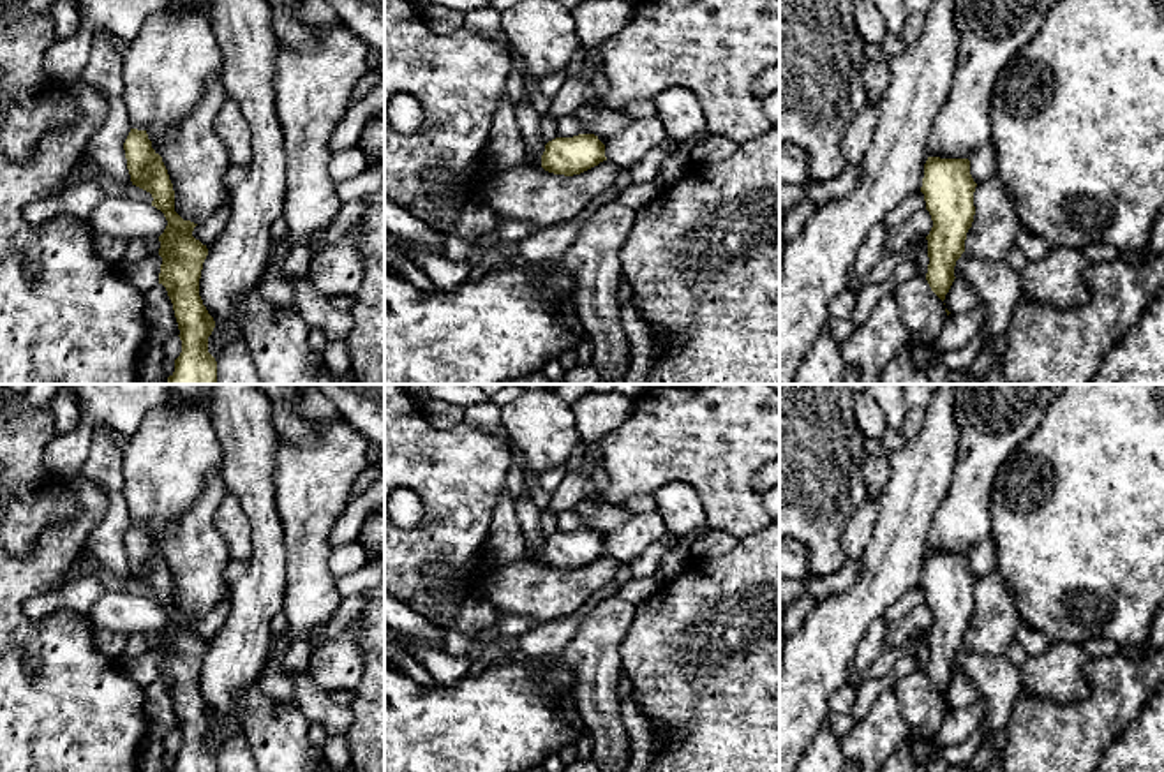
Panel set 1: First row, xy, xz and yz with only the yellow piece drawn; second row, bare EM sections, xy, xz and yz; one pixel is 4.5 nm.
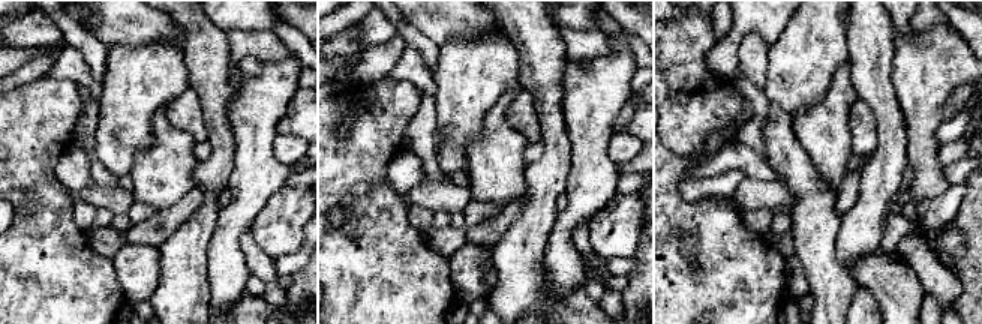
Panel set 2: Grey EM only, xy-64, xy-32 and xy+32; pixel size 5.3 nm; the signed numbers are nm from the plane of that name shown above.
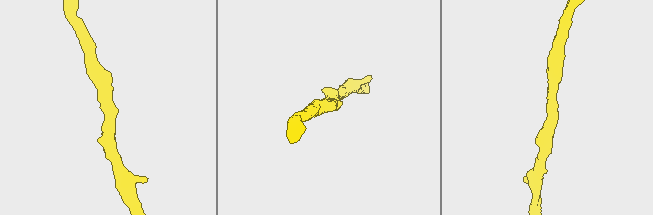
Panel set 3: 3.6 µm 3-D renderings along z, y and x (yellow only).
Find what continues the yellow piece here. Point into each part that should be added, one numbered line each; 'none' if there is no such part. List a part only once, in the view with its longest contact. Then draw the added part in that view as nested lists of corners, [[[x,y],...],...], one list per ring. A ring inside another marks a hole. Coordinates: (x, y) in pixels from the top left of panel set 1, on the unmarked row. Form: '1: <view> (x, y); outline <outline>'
none

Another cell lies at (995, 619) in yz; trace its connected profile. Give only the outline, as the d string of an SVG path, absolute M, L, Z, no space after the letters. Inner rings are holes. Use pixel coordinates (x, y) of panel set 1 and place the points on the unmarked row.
M996 568L977 578L974 601L975 610L966 627L965 647L981 656L1004 656L1023 620L1014 592Z

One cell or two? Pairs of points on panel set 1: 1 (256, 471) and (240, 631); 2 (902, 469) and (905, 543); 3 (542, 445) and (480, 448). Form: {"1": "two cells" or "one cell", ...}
{"1": "one cell", "2": "one cell", "3": "two cells"}

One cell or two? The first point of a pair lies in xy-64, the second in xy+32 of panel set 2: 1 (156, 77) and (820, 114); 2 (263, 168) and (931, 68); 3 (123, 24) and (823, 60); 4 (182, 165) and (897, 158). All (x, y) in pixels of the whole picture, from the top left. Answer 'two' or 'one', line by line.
1: two
2: one
3: two
4: two

